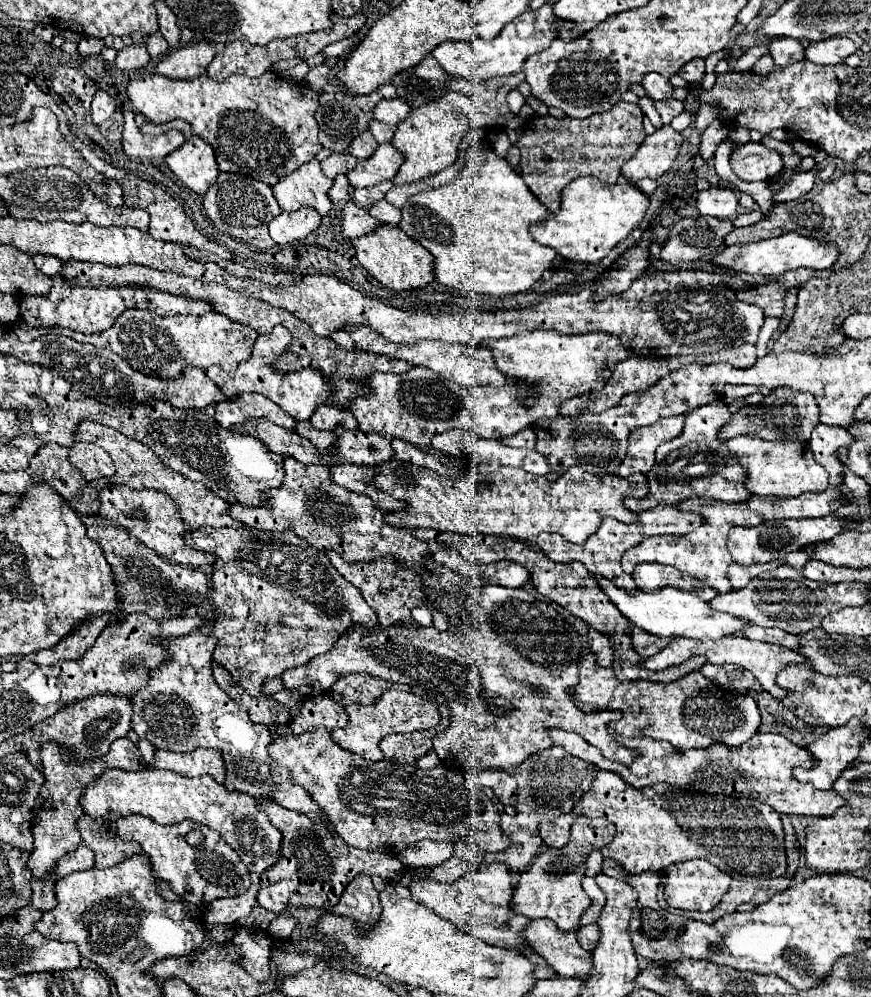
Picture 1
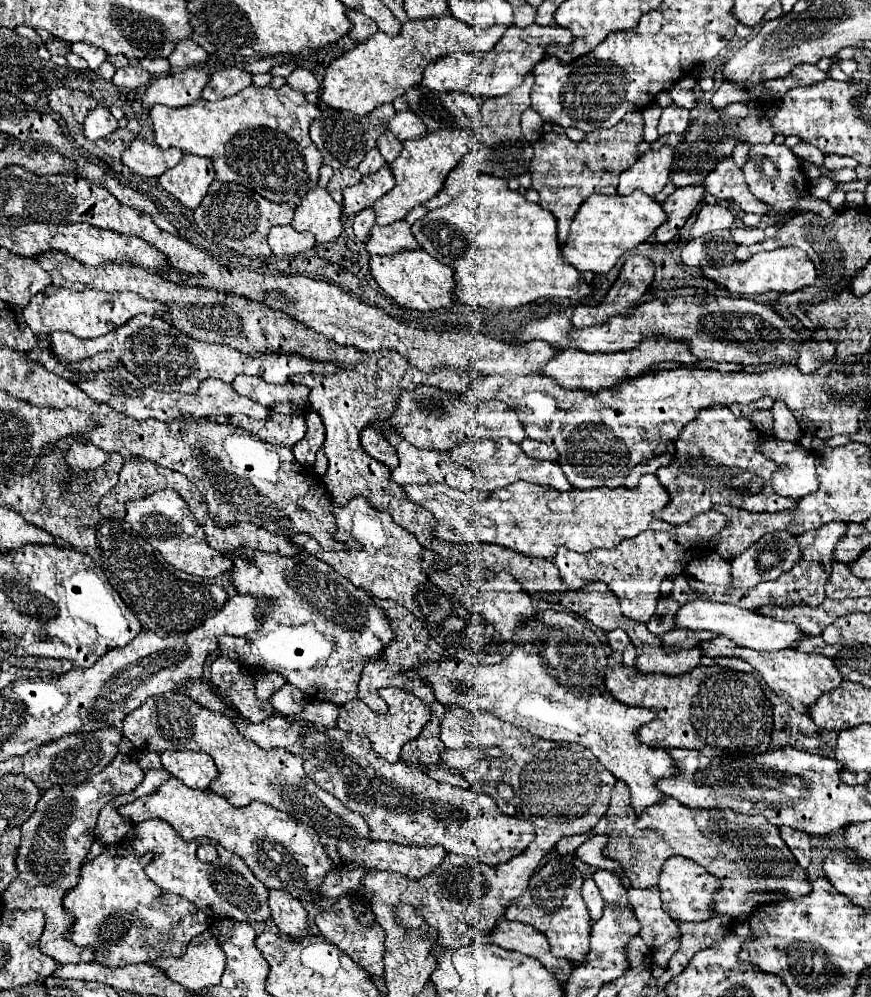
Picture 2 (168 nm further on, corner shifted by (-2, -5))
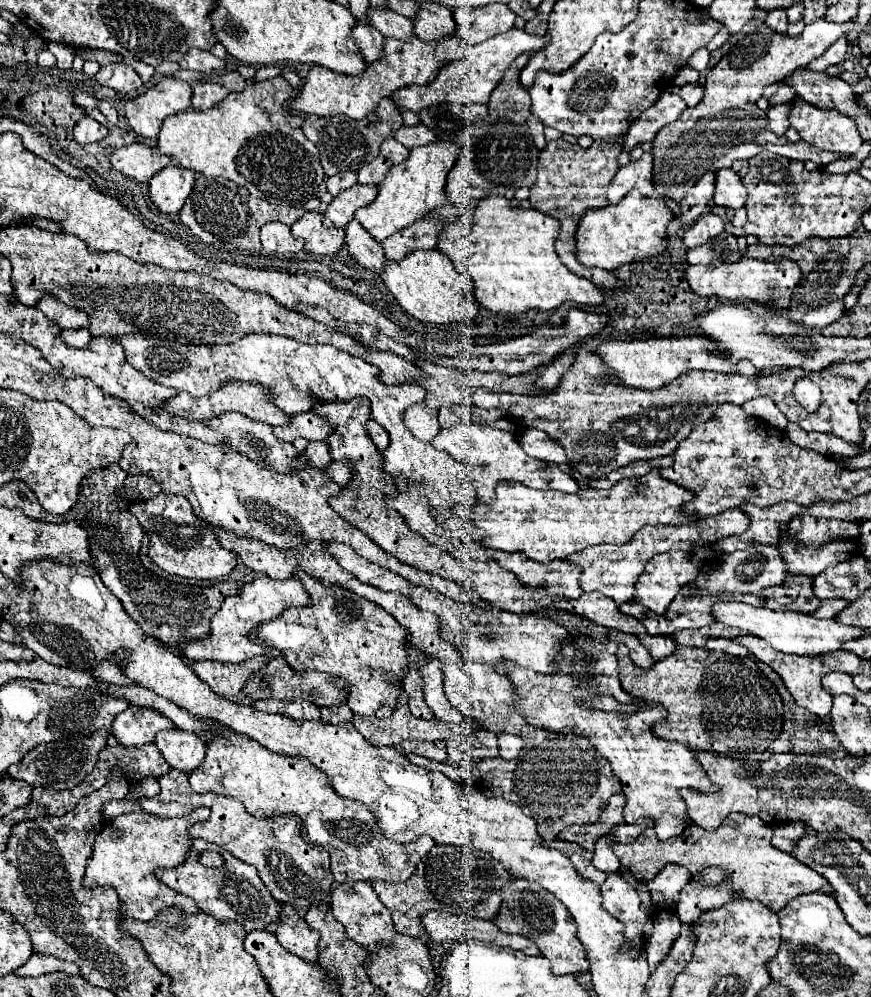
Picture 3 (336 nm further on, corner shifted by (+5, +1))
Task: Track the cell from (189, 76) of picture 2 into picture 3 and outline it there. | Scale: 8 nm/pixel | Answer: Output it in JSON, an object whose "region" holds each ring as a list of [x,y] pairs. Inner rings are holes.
{"region":[[[162,77],[158,85],[126,101],[124,115],[138,135],[142,135],[144,139],[156,139],[166,117],[190,109],[190,97],[190,83]]]}

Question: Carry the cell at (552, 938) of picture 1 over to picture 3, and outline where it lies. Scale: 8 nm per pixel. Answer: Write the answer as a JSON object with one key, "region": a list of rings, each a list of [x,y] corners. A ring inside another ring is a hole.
{"region":[[[426,911],[422,917],[422,927],[428,943],[446,943],[446,941],[482,941],[496,943],[500,947],[512,947],[526,955],[540,955],[536,943],[520,935],[500,933],[492,921],[480,921],[466,915],[448,915],[442,911]]]}

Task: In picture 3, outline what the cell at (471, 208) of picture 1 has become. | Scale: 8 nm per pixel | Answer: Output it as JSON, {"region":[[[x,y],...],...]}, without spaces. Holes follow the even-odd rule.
{"region":[[[488,197],[478,205],[476,225],[468,225],[468,217],[464,215],[460,217],[460,223],[444,227],[444,233],[440,233],[438,251],[446,253],[452,259],[454,267],[474,281],[474,295],[478,303],[492,313],[520,315],[530,309],[554,311],[570,301],[580,305],[604,305],[606,299],[602,291],[594,283],[588,283],[584,277],[568,273],[568,267],[556,255],[554,243],[558,239],[558,231],[560,223],[542,211],[514,207],[506,197]]]}

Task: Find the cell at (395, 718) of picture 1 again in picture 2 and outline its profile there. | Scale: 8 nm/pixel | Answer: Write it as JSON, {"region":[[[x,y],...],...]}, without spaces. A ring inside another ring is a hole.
{"region":[[[397,687],[381,688],[379,694],[389,705],[387,713],[375,713],[361,699],[353,699],[353,701],[341,705],[339,727],[343,731],[351,731],[351,733],[367,737],[373,745],[373,751],[379,757],[383,757],[389,763],[395,763],[395,761],[399,761],[399,753],[401,753],[403,743],[415,739],[421,733],[421,729],[431,721],[431,709],[415,695]]]}

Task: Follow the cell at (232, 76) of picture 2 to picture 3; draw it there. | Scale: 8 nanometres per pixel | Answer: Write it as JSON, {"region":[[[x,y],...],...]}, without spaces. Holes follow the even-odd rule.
{"region":[[[192,83],[192,91],[194,91],[192,107],[198,111],[212,109],[230,93],[226,87],[216,85],[216,83]]]}

